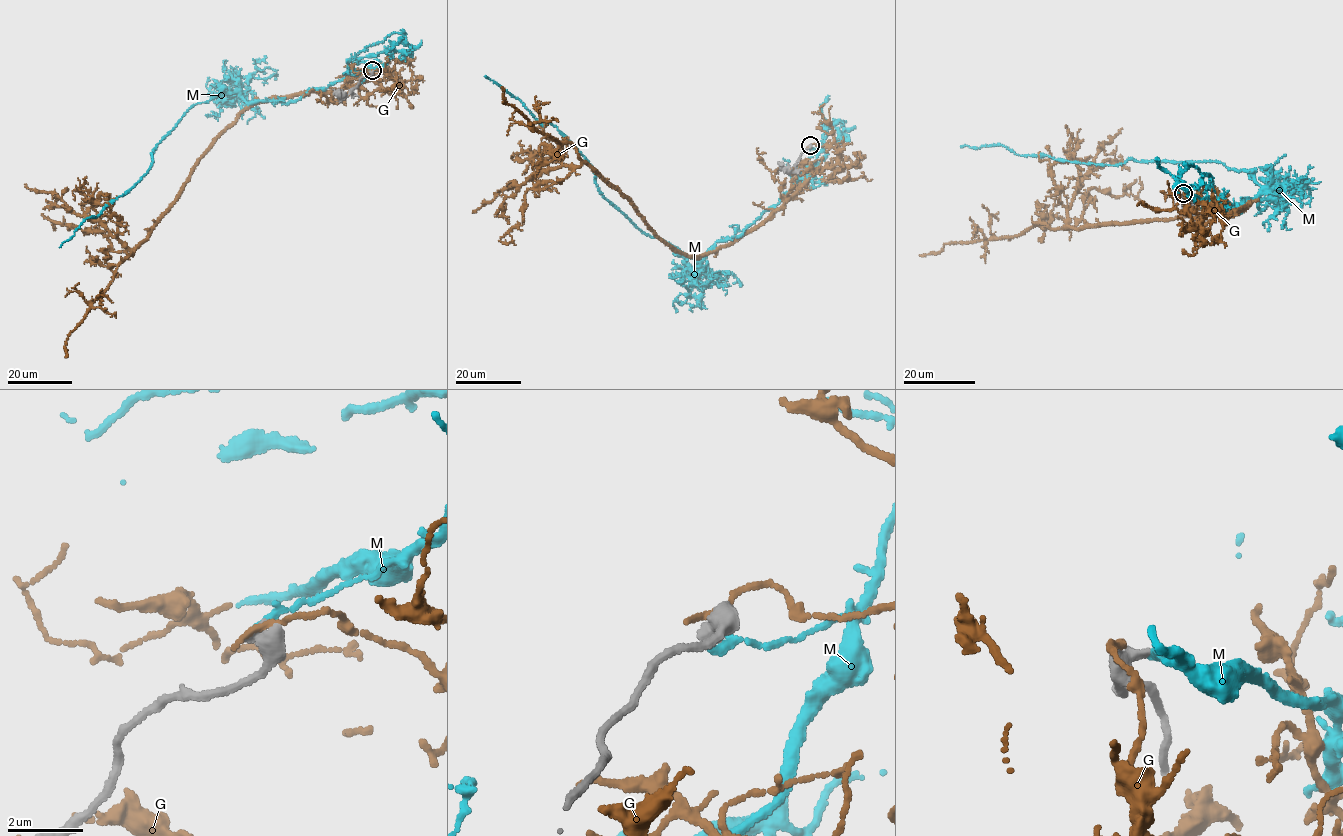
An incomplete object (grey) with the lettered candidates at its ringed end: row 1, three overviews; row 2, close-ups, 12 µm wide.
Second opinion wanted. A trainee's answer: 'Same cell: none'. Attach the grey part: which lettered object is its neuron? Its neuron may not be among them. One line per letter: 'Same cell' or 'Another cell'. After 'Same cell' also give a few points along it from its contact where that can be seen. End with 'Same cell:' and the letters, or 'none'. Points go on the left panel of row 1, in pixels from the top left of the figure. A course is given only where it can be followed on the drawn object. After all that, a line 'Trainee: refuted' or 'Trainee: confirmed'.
G: Another cell
M: Another cell
Same cell: none
Trainee: confirmed

